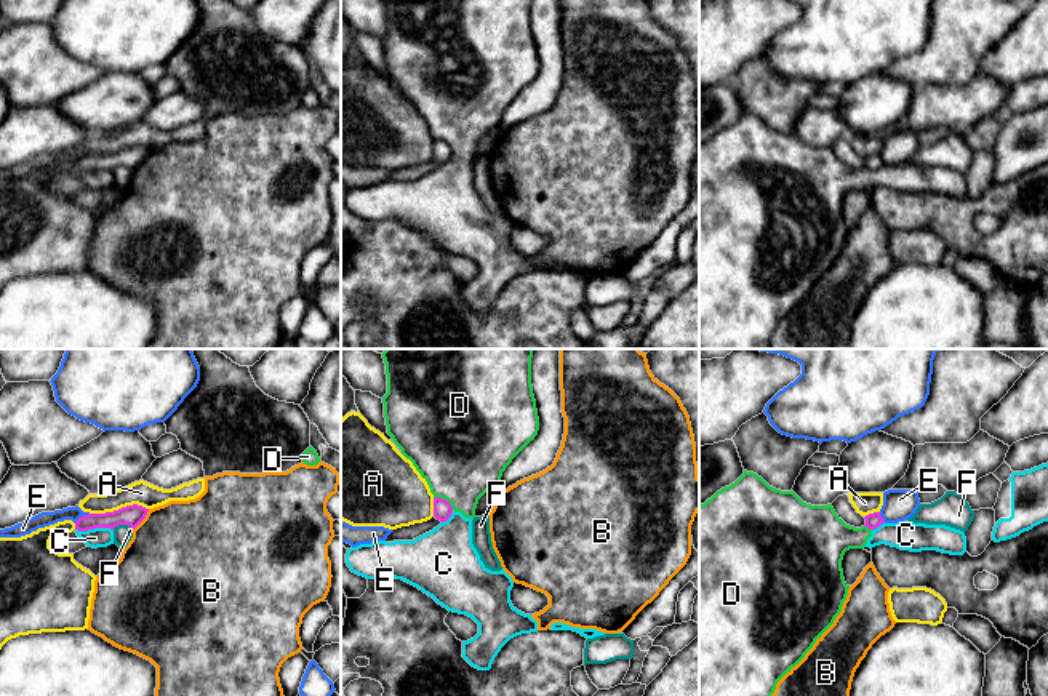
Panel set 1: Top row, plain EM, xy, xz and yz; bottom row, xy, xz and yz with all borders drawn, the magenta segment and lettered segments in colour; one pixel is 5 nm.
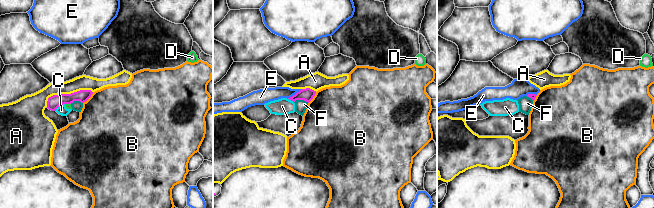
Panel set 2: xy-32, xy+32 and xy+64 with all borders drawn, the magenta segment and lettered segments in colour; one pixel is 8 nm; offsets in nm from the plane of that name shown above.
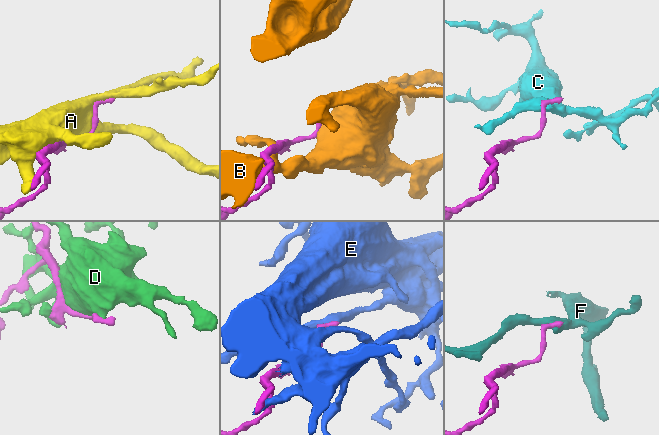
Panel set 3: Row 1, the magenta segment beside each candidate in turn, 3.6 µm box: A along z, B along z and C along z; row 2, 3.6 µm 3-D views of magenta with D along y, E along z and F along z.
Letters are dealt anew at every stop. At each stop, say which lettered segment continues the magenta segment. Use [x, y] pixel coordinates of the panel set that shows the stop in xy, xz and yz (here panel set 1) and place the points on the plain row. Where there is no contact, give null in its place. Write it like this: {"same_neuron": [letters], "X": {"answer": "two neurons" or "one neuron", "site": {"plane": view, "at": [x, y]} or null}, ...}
{"same_neuron": [], "A": {"answer": "two neurons", "site": {"plane": "xy", "at": [119, 151]}}, "B": {"answer": "two neurons", "site": {"plane": "xy", "at": [143, 160]}}, "C": {"answer": "two neurons", "site": {"plane": "xy", "at": [93, 170]}}, "D": {"answer": "two neurons", "site": {"plane": "xz", "at": [445, 141]}}, "E": {"answer": "two neurons", "site": {"plane": "xy", "at": [80, 159]}}, "F": {"answer": "two neurons", "site": {"plane": "xy", "at": [124, 165]}}}

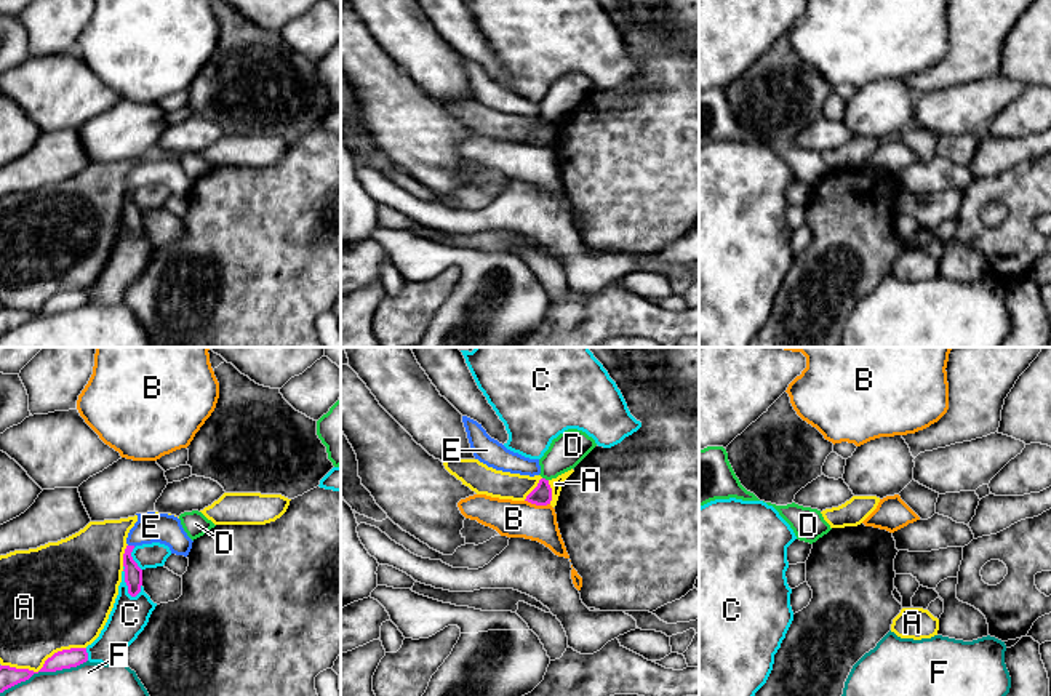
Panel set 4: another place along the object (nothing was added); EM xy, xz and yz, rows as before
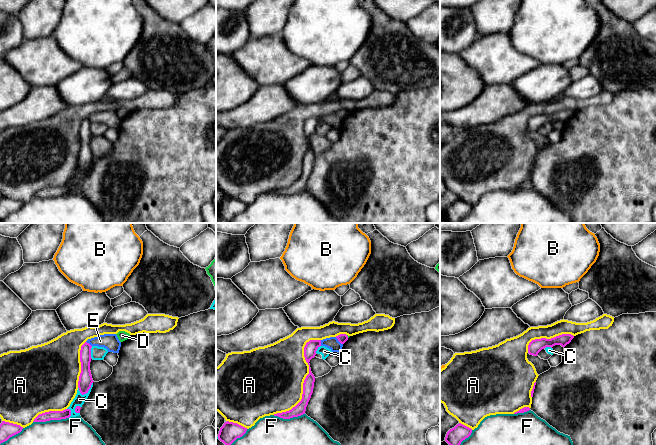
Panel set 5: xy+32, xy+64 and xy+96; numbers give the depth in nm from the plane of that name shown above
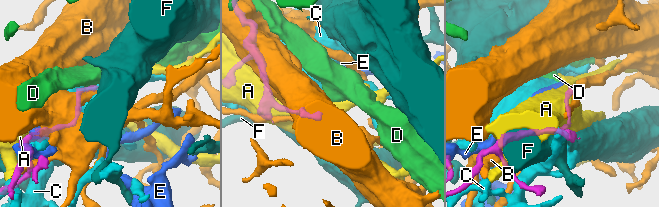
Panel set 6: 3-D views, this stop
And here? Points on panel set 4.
{"same_neuron": [], "A": {"answer": "two neurons", "site": {"plane": "xy", "at": [43, 306]}}, "B": {"answer": "two neurons", "site": {"plane": "xz", "at": [538, 146]}}, "C": {"answer": "two neurons", "site": {"plane": "xy", "at": [125, 223]}}, "D": {"answer": "two neurons", "site": {"plane": "xz", "at": [544, 120]}}, "E": {"answer": "two neurons", "site": {"plane": "xy", "at": [131, 188]}}, "F": {"answer": "two neurons", "site": {"plane": "xy", "at": [43, 312]}}}

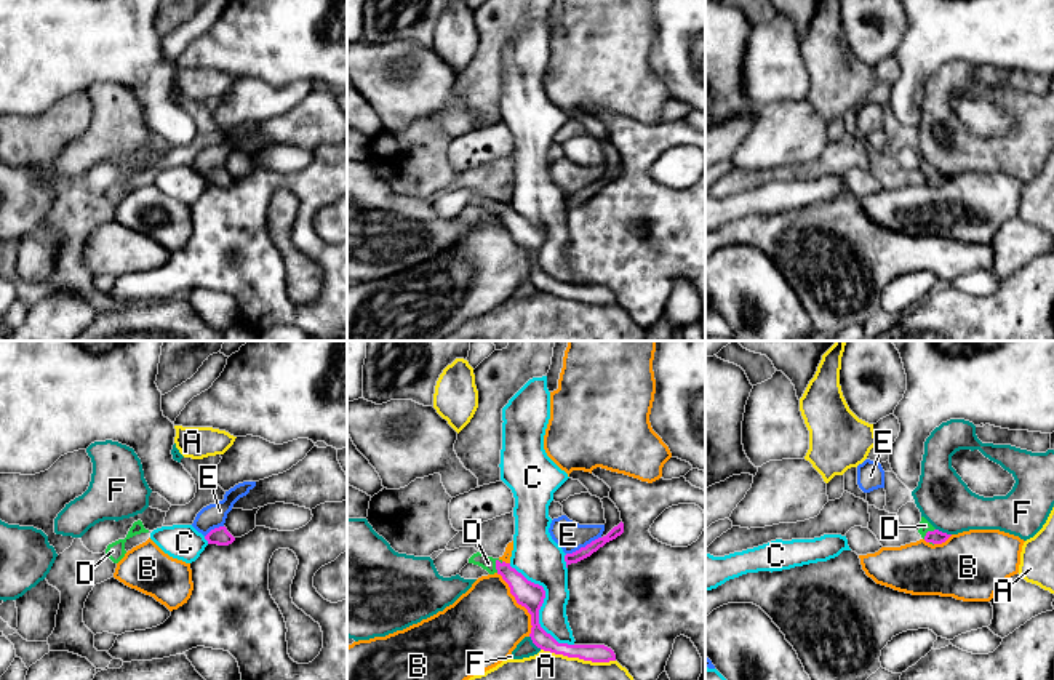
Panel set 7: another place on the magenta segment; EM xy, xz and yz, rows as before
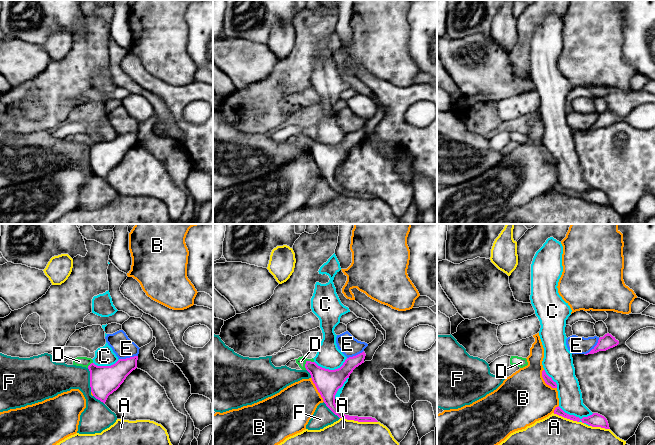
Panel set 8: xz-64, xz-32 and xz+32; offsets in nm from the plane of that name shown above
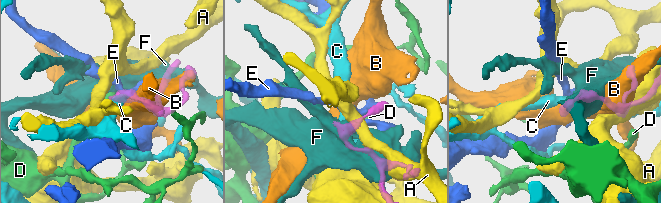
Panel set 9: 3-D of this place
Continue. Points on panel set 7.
{"same_neuron": ["D"], "A": {"answer": "two neurons", "site": {"plane": "xz", "at": [578, 298]}}, "B": {"answer": "two neurons", "site": {"plane": "xz", "at": [520, 245]}}, "C": {"answer": "two neurons", "site": {"plane": "xz", "at": [541, 247]}}, "D": {"answer": "one neuron", "site": {"plane": "xz", "at": [496, 207]}}, "E": {"answer": "two neurons", "site": {"plane": "xz", "at": [582, 189]}}, "F": {"answer": "two neurons", "site": {"plane": "yz", "at": [944, 175]}}}

